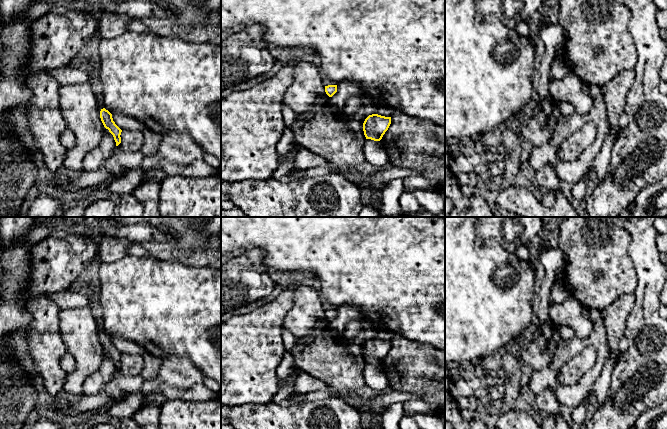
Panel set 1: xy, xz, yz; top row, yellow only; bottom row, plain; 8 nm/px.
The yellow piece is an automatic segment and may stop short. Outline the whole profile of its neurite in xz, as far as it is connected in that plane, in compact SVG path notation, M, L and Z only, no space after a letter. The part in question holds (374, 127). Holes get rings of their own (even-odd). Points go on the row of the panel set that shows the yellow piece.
M378 114L369 115L363 123L366 139L380 141L391 124L391 117Z

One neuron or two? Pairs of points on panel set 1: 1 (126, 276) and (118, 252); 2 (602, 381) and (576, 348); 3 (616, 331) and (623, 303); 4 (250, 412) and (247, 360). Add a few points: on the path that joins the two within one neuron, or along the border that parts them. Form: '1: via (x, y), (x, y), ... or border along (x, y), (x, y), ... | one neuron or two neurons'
1: border along (127, 254), (111, 262), (102, 262) | two neurons
2: border along (608, 355), (604, 368), (592, 389) | two neurons
3: via (616, 324), (616, 314), (619, 310) | one neuron
4: border along (270, 401), (254, 404), (235, 404), (231, 407) | two neurons

